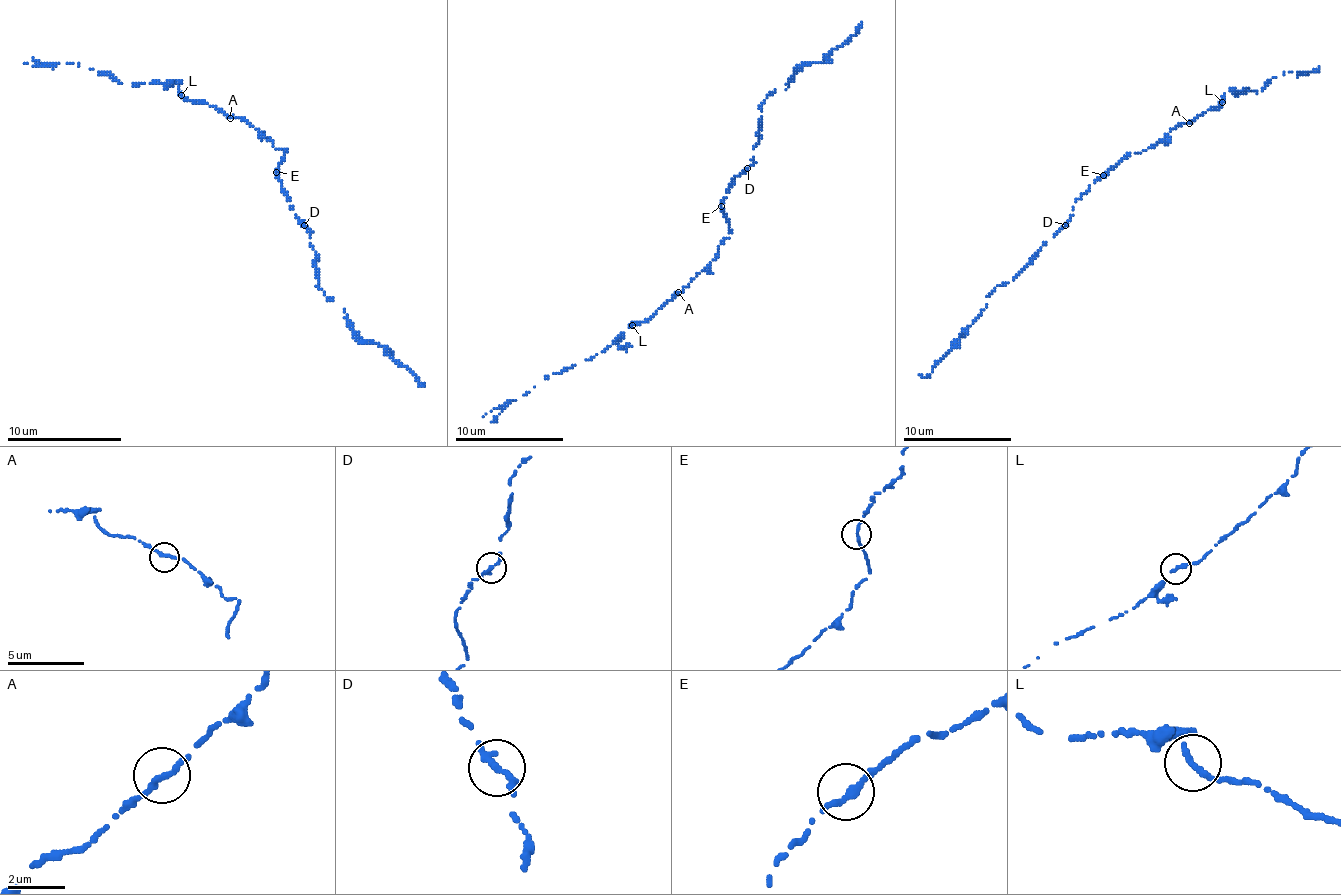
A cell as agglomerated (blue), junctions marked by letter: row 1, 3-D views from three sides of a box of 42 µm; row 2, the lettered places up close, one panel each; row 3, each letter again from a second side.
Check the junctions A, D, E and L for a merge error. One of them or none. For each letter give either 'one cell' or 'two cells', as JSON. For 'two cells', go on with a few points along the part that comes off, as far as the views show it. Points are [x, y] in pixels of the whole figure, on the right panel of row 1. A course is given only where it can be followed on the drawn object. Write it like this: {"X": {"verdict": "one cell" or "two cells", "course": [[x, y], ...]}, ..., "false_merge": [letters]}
{"A": {"verdict": "one cell"}, "D": {"verdict": "one cell"}, "E": {"verdict": "one cell"}, "L": {"verdict": "one cell"}, "false_merge": []}

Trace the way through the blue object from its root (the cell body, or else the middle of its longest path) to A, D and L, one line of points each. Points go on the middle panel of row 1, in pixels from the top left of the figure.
A: (729, 230), (729, 238), (718, 246), (718, 254), (678, 292)
D: (729, 230), (729, 219), (721, 203), (734, 176), (740, 176), (748, 168)
L: (729, 230), (729, 238), (718, 246), (718, 254), (680, 292), (648, 319), (632, 325)

